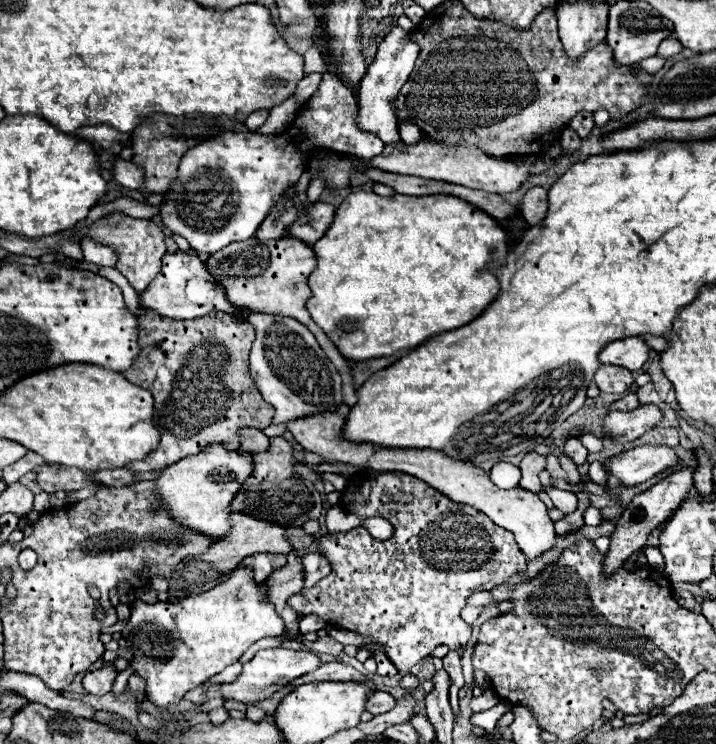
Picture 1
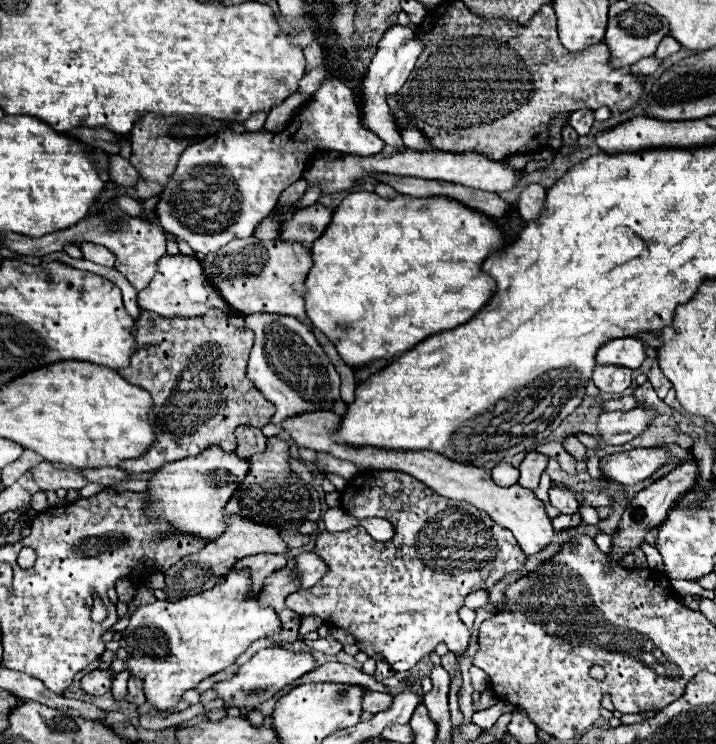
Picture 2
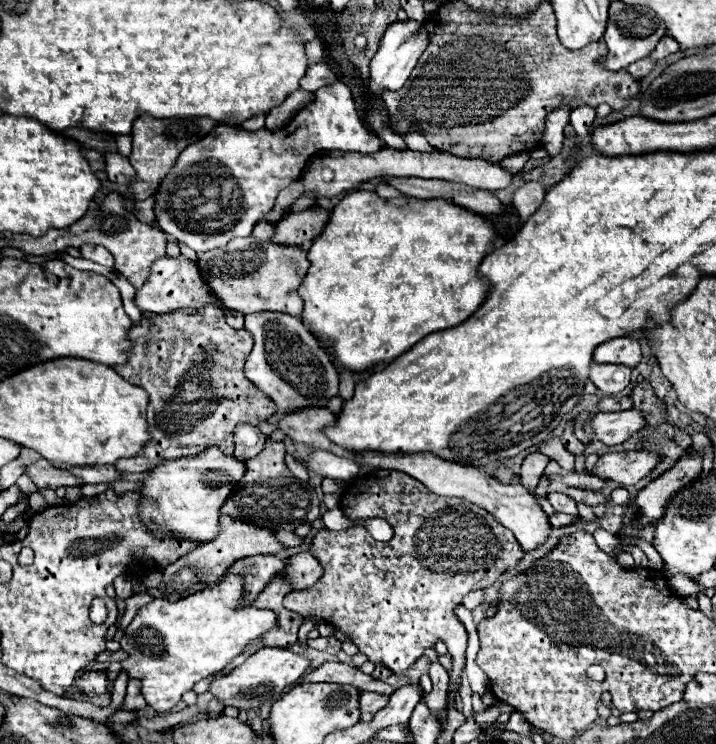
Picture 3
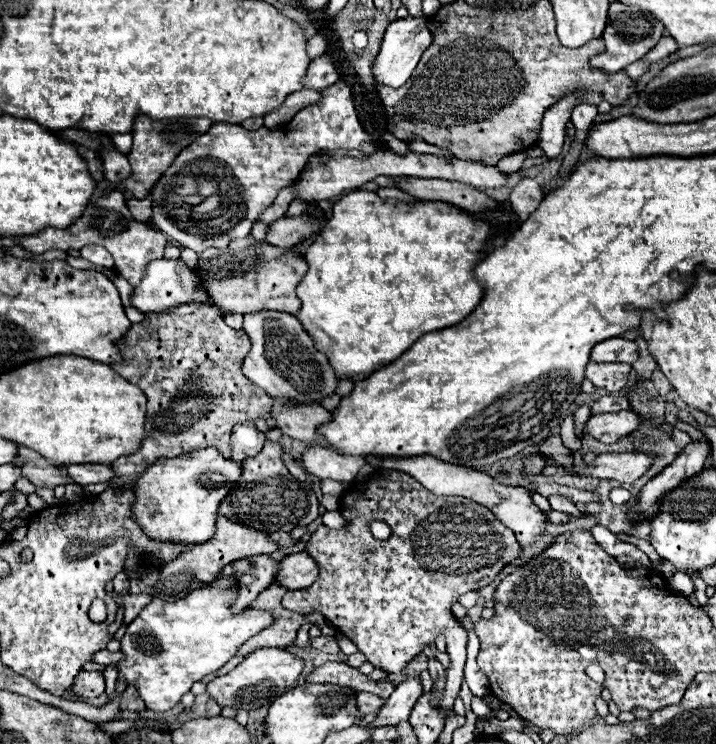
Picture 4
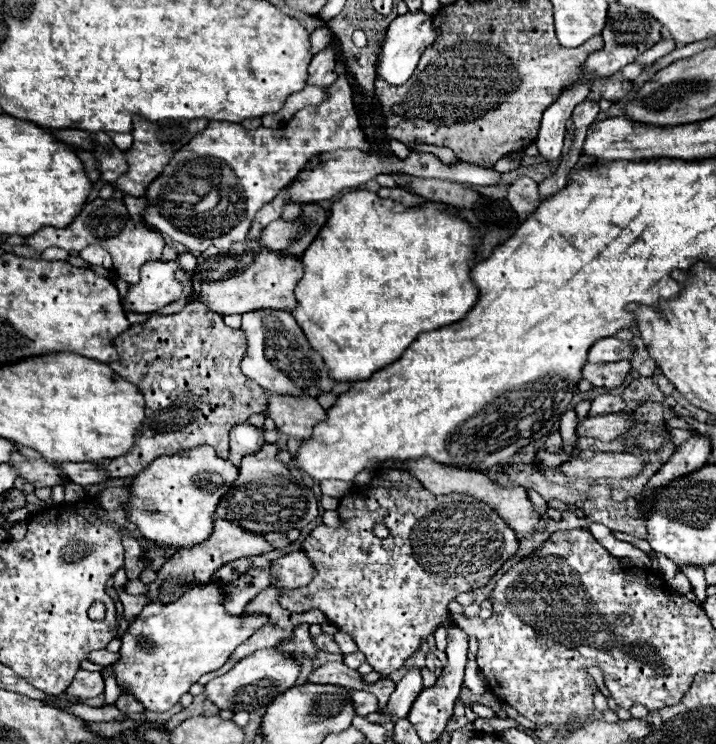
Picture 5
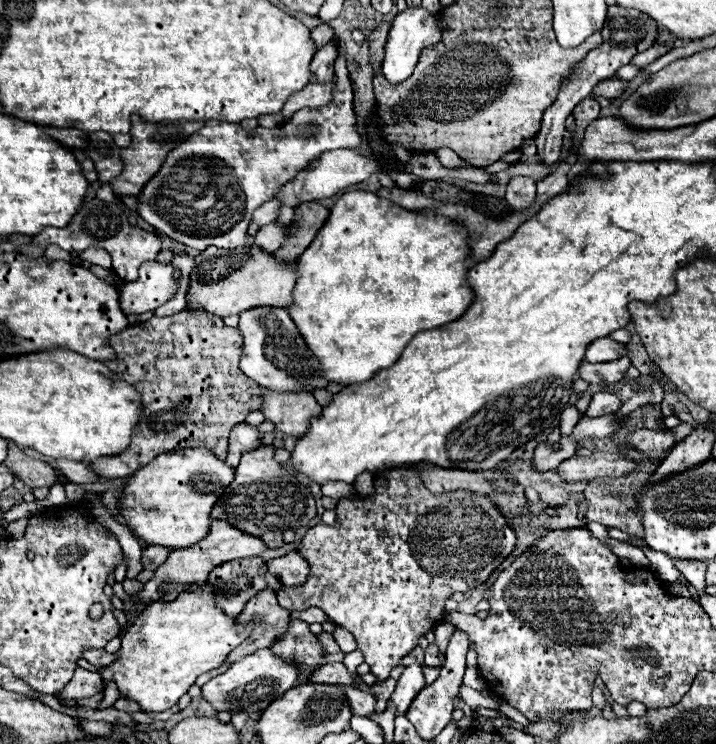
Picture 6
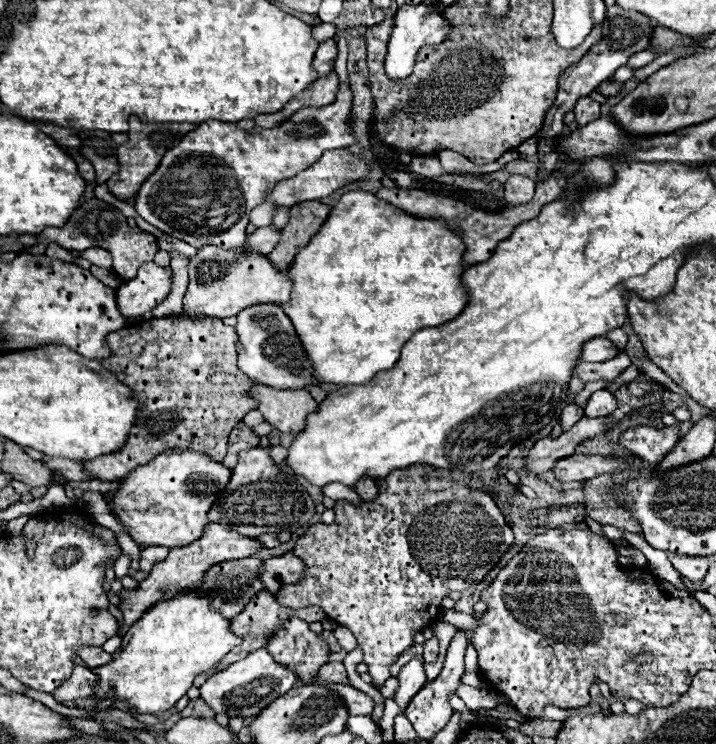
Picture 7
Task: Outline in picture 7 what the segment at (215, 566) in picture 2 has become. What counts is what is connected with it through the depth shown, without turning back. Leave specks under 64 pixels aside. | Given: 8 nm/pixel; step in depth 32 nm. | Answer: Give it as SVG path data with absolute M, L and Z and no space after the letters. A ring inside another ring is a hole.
M210 522L206 526L206 532L200 540L192 542L190 546L182 546L182 548L172 548L168 558L164 562L158 562L150 576L140 582L140 588L134 592L122 590L120 594L120 612L124 614L124 622L120 624L120 636L124 636L124 632L128 632L128 628L138 620L138 616L142 616L146 612L146 608L150 608L156 602L162 600L170 600L174 596L178 596L180 592L186 592L194 586L200 586L204 580L204 574L208 572L208 568L212 568L214 564L220 562L228 562L228 560L240 560L240 556L254 556L256 552L262 550L262 544L256 538L248 538L248 536L240 536L236 530L230 530L228 526L220 524L220 522Z

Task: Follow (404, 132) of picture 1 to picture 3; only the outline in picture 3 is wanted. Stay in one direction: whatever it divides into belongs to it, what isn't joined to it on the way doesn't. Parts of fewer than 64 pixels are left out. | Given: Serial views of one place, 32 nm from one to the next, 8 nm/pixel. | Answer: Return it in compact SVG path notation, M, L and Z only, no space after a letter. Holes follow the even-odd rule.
M408 132L408 134L404 134L404 140L406 140L406 146L408 146L408 150L418 150L418 152L438 152L434 146L430 146L428 142L426 142L426 138L422 136L422 134L418 134L418 132Z

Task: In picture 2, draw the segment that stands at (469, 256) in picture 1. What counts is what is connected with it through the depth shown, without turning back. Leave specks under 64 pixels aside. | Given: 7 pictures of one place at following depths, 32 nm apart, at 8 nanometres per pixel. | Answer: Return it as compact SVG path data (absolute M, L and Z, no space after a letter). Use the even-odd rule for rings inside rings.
M354 192L348 194L342 204L334 210L334 218L330 222L330 226L326 228L326 232L312 244L312 260L314 260L314 268L306 278L306 314L312 320L312 324L322 330L330 342L336 346L340 358L352 366L358 368L366 362L372 362L376 358L392 358L396 356L396 352L406 352L406 348L414 348L416 344L420 344L422 340L426 340L428 336L442 332L442 330L452 330L456 326L466 324L468 320L472 320L472 316L476 316L480 312L480 308L484 308L488 304L488 300L494 296L496 292L496 282L492 276L482 272L482 264L496 252L504 250L504 236L502 232L496 228L496 224L484 216L482 212L478 214L472 208L464 208L464 204L460 204L458 200L446 198L446 196L430 196L424 200L416 200L410 196L396 196L396 198L380 198L374 192Z

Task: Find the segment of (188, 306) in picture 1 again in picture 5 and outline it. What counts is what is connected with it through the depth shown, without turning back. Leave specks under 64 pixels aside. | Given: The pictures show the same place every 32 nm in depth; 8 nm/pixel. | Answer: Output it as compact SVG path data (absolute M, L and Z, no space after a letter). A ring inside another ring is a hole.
M152 260L142 266L140 282L130 286L124 310L140 314L158 312L176 300L192 302L192 298L192 274L188 274L176 260Z

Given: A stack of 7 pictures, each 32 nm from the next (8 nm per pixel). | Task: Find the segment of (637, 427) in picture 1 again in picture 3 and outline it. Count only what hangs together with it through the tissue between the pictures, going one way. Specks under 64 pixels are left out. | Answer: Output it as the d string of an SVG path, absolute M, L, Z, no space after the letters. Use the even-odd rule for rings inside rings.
M634 408L624 412L600 412L592 420L592 426L596 440L608 446L616 446L630 440L646 426L646 414Z

